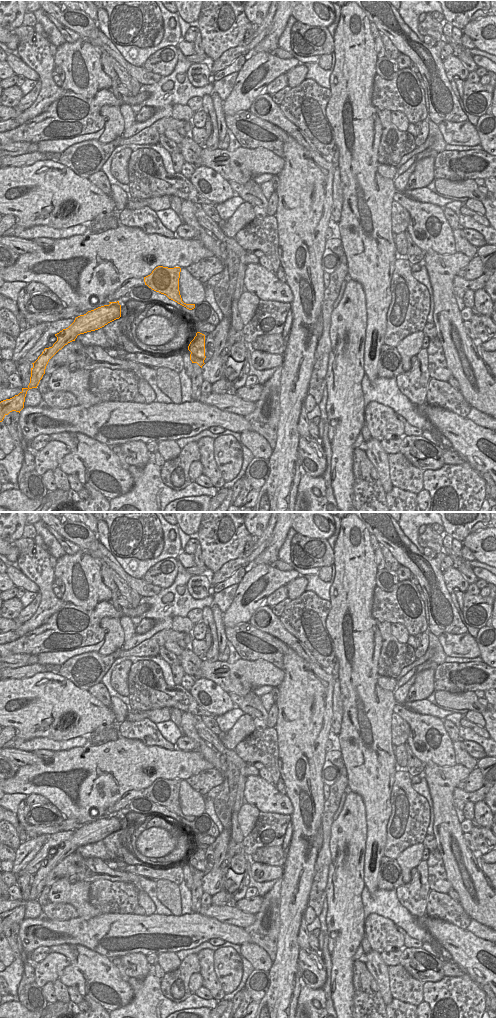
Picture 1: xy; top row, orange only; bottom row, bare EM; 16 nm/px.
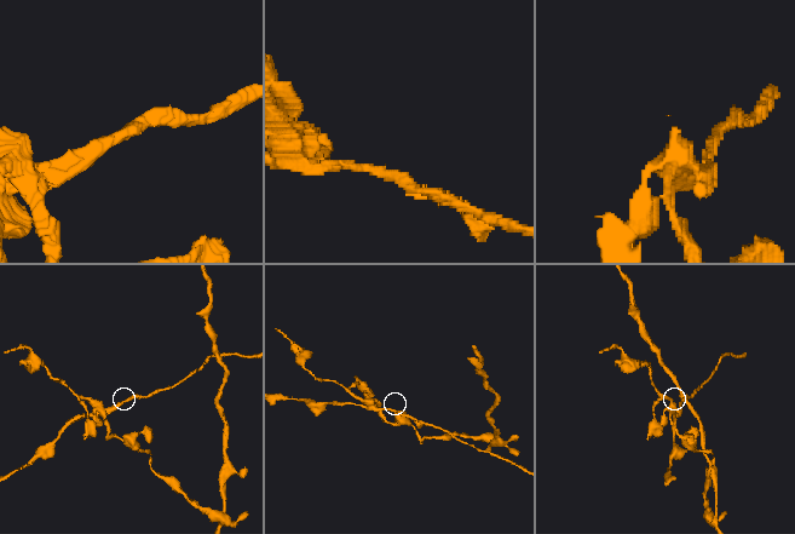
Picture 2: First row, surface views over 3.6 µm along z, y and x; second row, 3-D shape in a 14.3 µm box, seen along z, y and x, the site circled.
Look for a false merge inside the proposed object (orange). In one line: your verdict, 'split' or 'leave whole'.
split

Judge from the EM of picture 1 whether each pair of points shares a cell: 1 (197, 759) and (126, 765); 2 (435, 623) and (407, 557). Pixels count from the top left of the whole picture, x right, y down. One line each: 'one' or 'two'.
1: one
2: one

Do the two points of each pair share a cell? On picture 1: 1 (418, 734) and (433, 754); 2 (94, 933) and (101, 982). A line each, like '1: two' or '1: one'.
1: one
2: two

